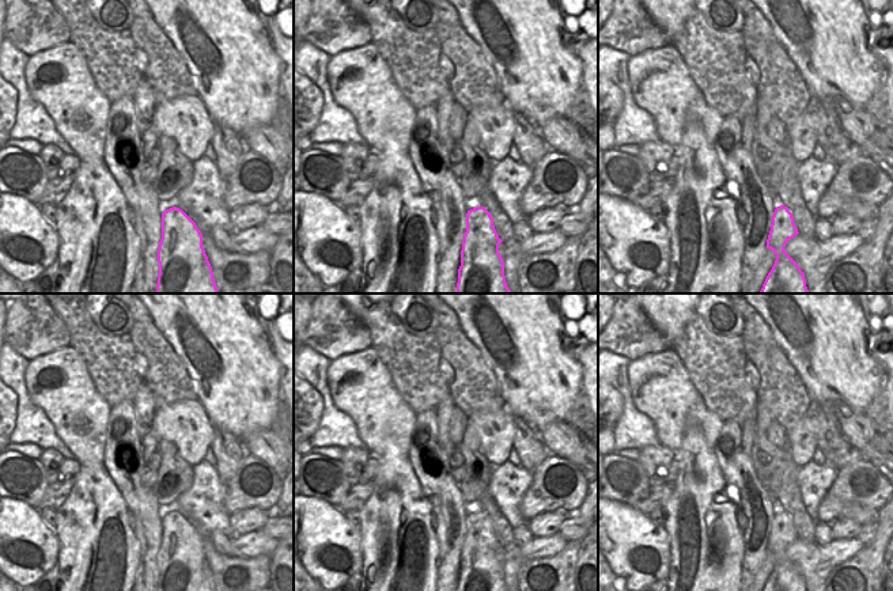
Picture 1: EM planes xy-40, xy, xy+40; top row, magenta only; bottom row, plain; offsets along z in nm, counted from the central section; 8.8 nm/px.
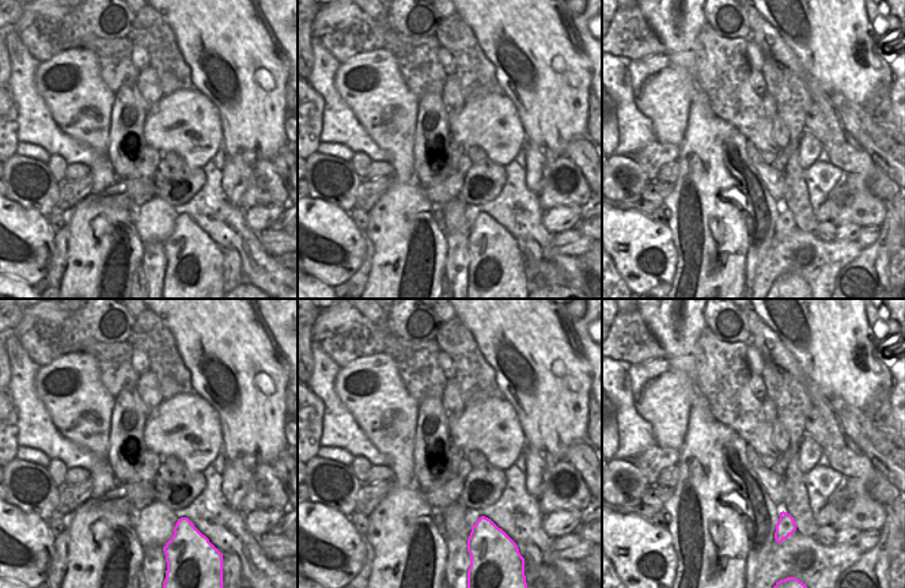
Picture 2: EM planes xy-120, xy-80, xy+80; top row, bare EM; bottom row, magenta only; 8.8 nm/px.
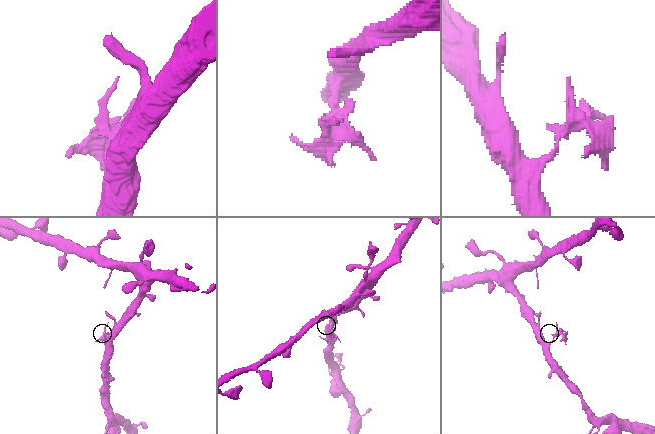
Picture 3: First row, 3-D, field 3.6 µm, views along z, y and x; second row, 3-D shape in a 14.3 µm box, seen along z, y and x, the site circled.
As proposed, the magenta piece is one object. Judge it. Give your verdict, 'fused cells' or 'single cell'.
single cell

